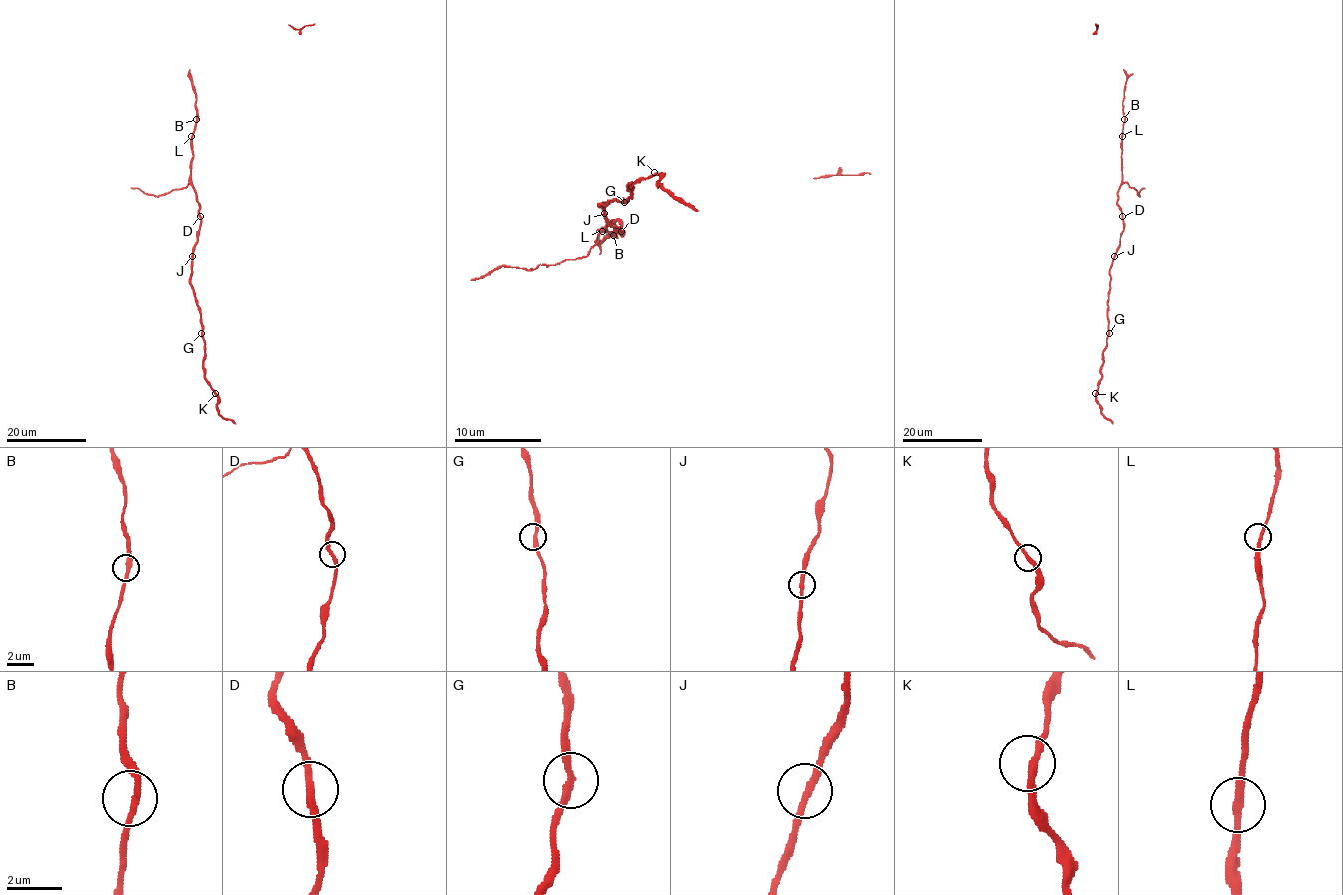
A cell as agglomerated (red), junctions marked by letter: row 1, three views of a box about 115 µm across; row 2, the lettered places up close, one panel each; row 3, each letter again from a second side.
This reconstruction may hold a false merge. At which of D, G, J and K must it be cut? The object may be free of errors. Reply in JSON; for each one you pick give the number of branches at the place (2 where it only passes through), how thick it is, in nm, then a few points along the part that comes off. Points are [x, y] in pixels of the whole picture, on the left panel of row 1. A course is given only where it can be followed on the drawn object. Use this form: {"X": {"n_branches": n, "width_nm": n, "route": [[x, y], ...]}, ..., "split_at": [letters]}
{"split_at": []}

